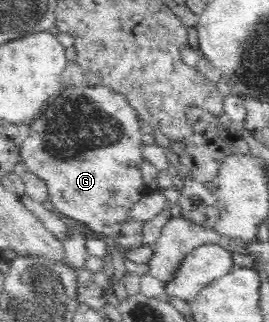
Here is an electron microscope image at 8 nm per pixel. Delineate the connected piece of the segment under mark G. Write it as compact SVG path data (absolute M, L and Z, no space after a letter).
M84 84L83 86L76 87L70 85L64 89L64 92L61 92L48 104L40 113L40 116L37 116L31 124L31 128L30 136L24 140L25 142L21 147L21 160L23 160L26 165L27 171L40 175L40 178L46 181L48 185L49 202L52 202L54 208L58 210L60 214L72 218L72 220L78 220L78 222L82 222L82 224L86 224L90 234L101 235L108 240L115 240L118 238L121 226L127 220L129 210L147 191L147 186L142 181L142 170L140 169L142 168L142 164L144 164L140 118L133 111L133 108L129 106L127 100L125 100L121 94L118 94L118 92L104 86L88 86Z

